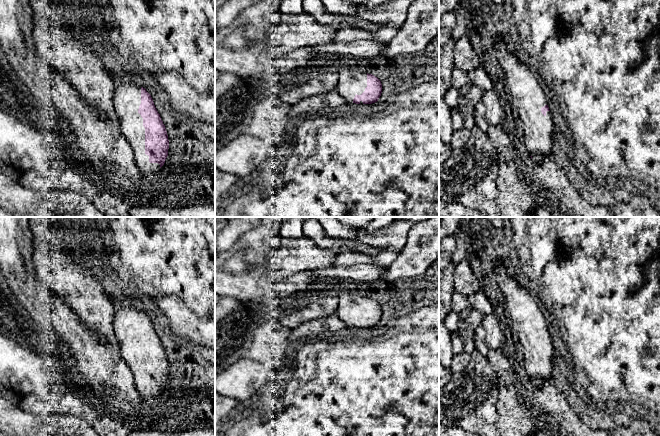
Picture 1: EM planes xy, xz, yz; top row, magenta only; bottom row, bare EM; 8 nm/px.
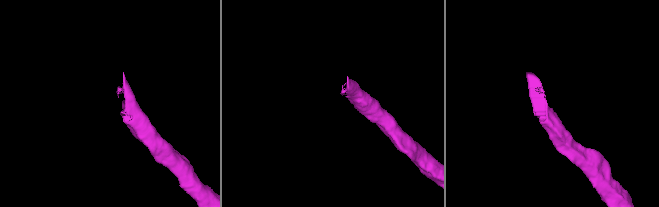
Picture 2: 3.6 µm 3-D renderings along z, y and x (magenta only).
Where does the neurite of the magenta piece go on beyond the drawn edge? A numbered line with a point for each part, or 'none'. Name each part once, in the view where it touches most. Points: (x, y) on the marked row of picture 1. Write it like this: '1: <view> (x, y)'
1: xy (127, 97)

